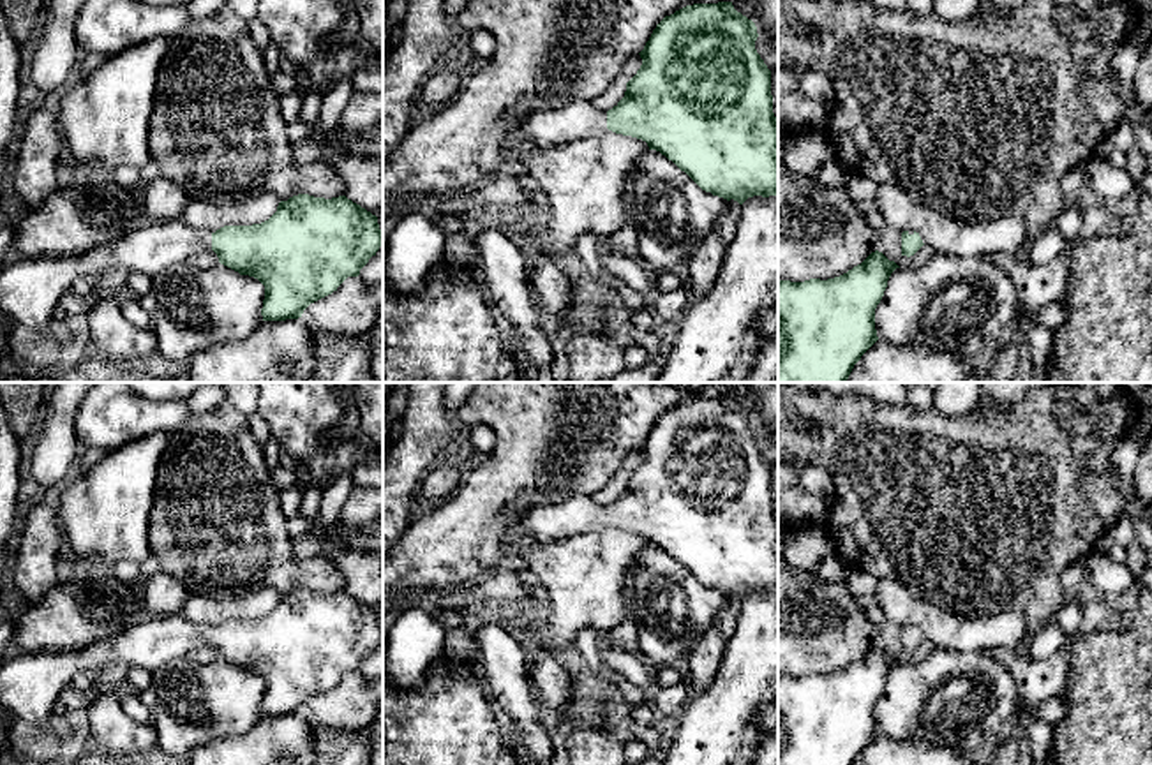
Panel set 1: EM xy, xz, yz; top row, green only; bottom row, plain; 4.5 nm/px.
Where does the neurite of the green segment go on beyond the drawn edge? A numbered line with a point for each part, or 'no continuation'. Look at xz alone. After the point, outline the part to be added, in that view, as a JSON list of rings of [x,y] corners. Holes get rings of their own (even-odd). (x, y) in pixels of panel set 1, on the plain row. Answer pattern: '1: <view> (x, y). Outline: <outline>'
1: xz (565, 519). Outline: [[[573,495],[545,506],[533,506],[519,522],[520,532],[538,543],[559,541],[607,525],[607,508],[589,495]]]

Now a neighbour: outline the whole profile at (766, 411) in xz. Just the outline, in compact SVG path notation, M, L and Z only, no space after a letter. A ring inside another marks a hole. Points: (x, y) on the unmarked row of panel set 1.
M750 382L748 390L759 395L753 411L759 432L778 442L778 382Z

